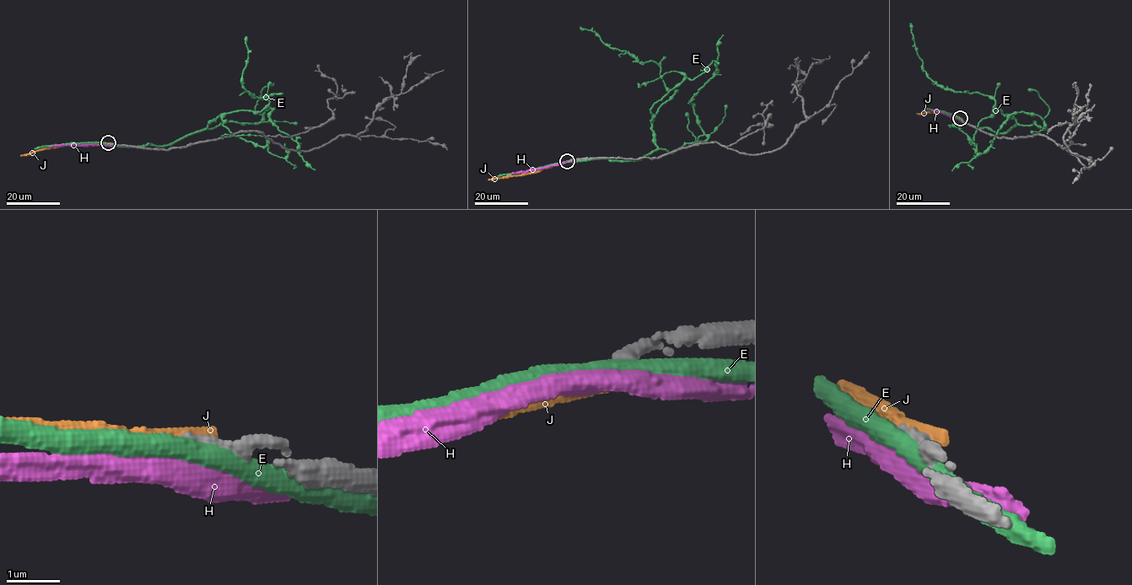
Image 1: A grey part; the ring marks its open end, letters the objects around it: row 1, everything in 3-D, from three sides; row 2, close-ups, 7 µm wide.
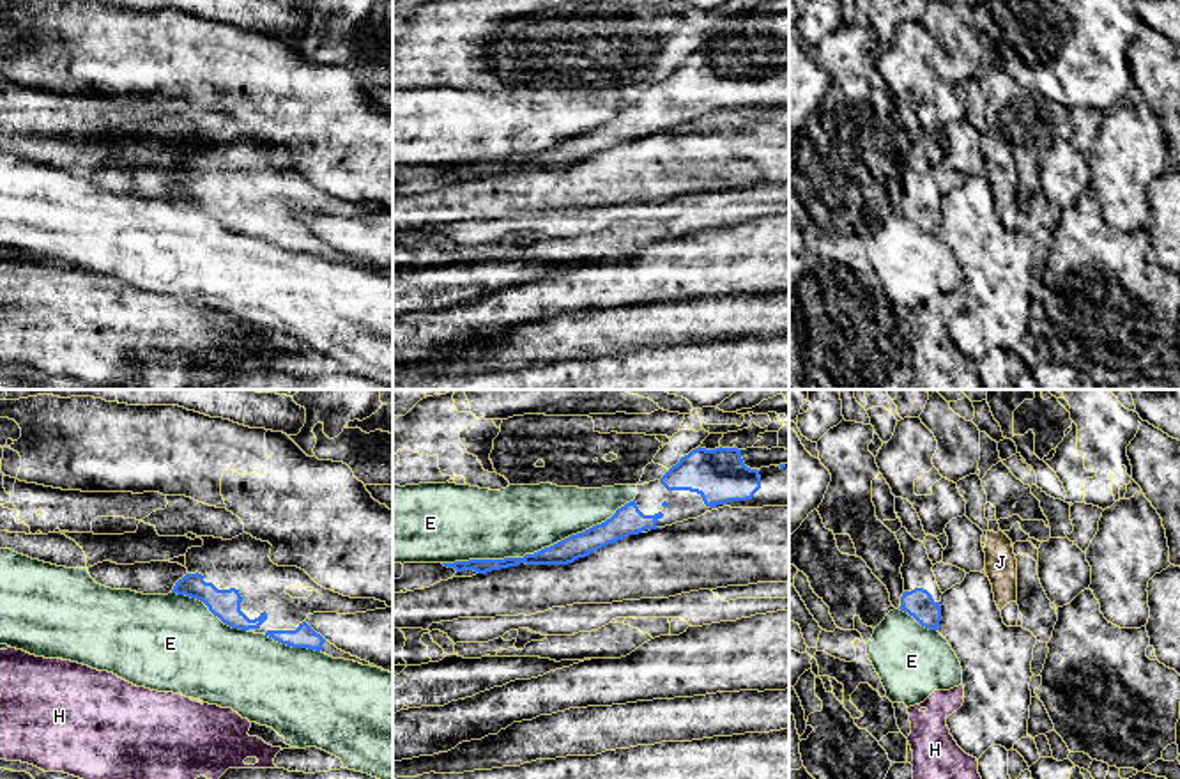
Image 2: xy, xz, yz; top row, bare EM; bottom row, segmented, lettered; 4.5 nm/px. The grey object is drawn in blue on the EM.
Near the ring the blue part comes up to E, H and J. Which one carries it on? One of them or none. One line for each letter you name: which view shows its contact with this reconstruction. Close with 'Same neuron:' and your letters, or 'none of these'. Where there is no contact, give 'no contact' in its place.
Same neuron: none of these

